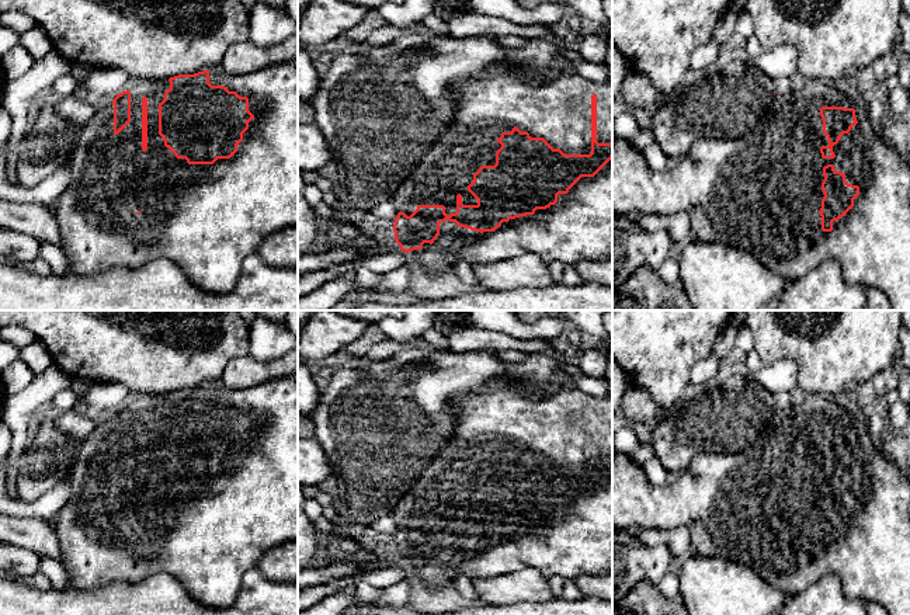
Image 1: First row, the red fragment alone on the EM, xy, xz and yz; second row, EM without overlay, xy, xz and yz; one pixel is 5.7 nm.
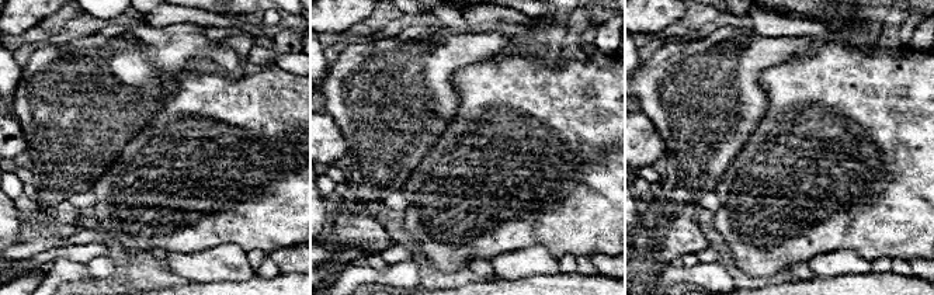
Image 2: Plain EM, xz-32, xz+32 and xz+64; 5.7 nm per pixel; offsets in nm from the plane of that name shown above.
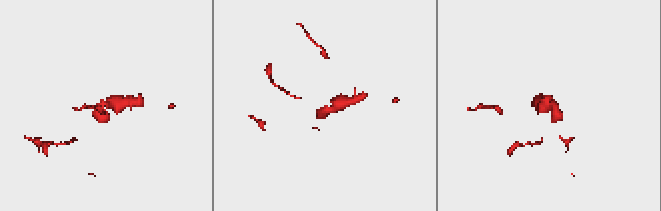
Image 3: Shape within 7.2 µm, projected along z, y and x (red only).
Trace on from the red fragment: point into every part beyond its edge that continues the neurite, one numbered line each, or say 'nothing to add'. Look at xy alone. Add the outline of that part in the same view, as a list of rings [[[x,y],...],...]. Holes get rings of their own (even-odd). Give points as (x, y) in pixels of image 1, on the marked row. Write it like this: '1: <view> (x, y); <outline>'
1: xy (207, 219); [[[286,62],[268,66],[249,74],[230,76],[222,69],[209,70],[212,86],[225,86],[229,91],[236,91],[240,97],[249,98],[249,111],[254,118],[249,122],[249,129],[243,133],[243,140],[237,145],[237,152],[230,159],[218,159],[213,164],[188,164],[185,159],[177,159],[164,146],[159,135],[159,104],[164,100],[164,93],[170,88],[169,79],[146,80],[139,79],[129,87],[131,93],[131,122],[118,133],[114,133],[114,105],[97,110],[80,132],[70,157],[70,183],[53,204],[53,212],[59,223],[62,244],[70,274],[94,275],[117,267],[140,267],[153,260],[166,258],[174,263],[201,289],[212,293],[226,293],[232,291],[240,277],[243,261],[258,250],[261,243],[278,230],[298,226],[298,63]],[[142,98],[147,98],[147,150],[142,150]]]

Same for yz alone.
1: yz (761, 193); [[[812,79],[799,91],[779,94],[743,136],[695,140],[688,154],[674,168],[652,170],[640,150],[612,135],[612,216],[635,211],[654,215],[685,212],[695,240],[741,249],[786,281],[796,281],[823,261],[833,258],[841,265],[847,284],[878,288],[888,296],[893,310],[910,310],[910,164],[893,145],[873,132],[866,108],[820,79]],[[822,107],[854,108],[858,121],[833,146],[834,159],[823,159],[820,153],[822,146],[829,146],[829,139],[823,133]],[[827,164],[844,173],[848,184],[859,187],[854,206],[841,219],[833,222],[831,232],[822,230],[819,213],[824,197],[823,167]]]

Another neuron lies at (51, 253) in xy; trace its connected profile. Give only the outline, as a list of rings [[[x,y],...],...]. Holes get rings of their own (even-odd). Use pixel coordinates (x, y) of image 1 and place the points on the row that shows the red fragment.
[[[38,242],[38,244],[39,257],[51,265],[53,275],[65,275],[69,272],[69,261],[59,246],[48,242]]]

